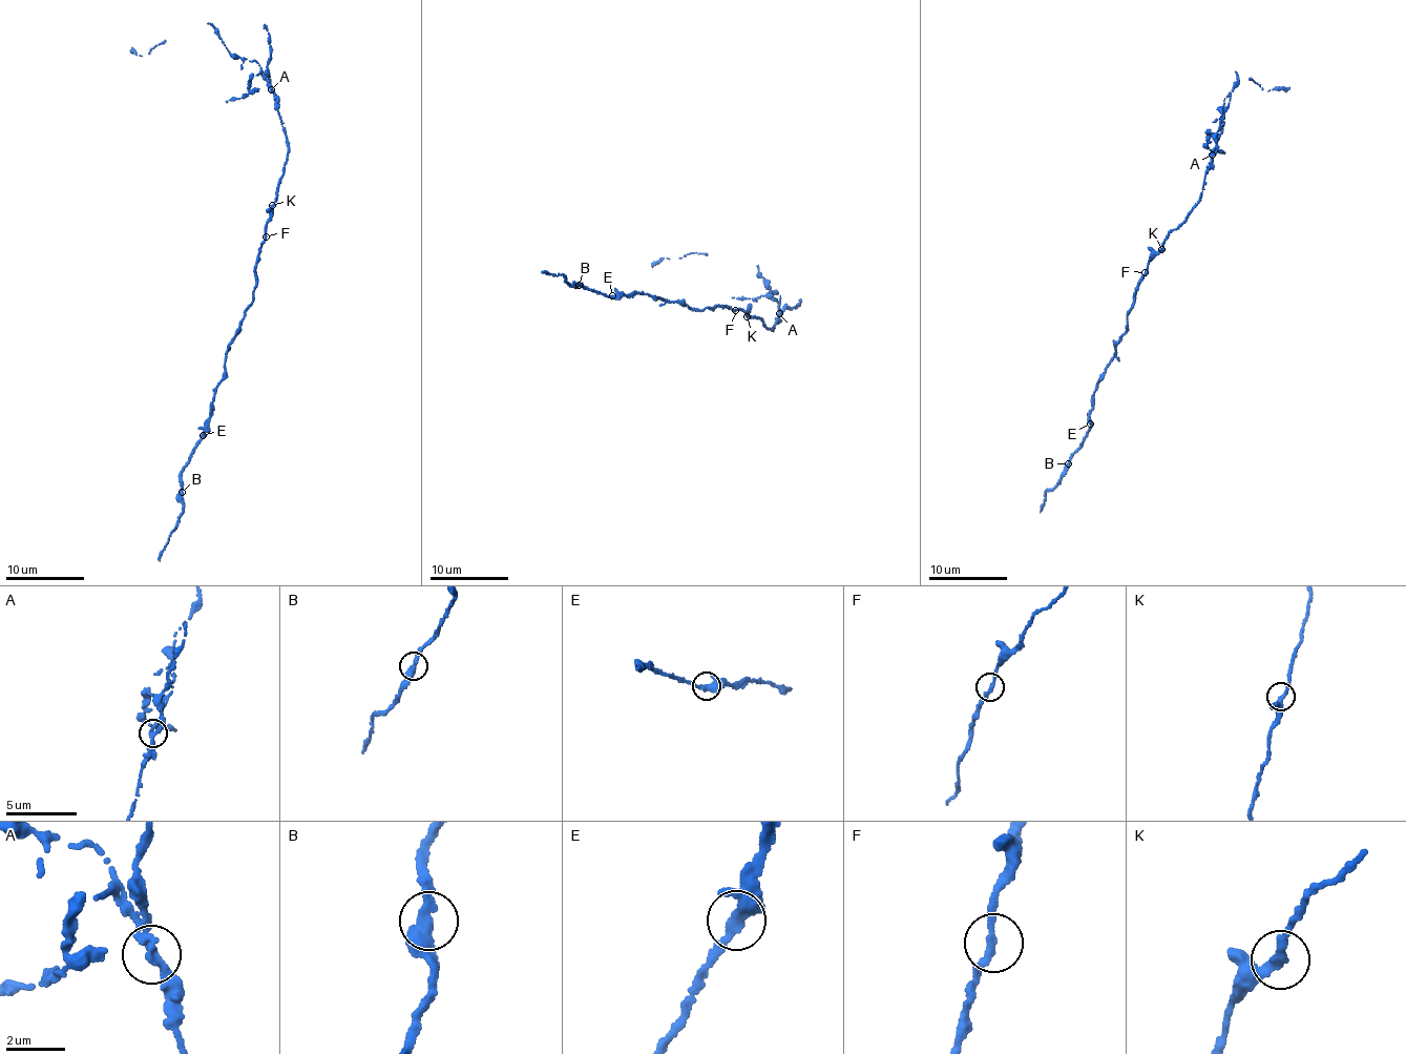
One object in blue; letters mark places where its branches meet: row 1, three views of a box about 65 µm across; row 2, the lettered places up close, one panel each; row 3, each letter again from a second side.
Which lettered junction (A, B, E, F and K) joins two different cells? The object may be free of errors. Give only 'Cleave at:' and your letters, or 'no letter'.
Cleave at: A

